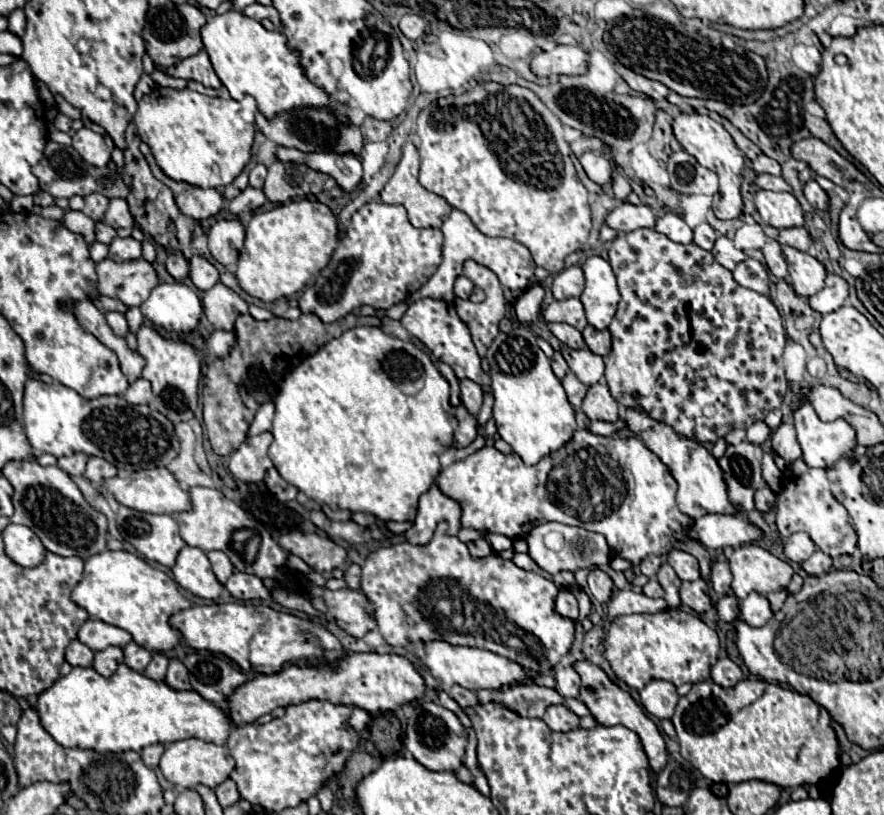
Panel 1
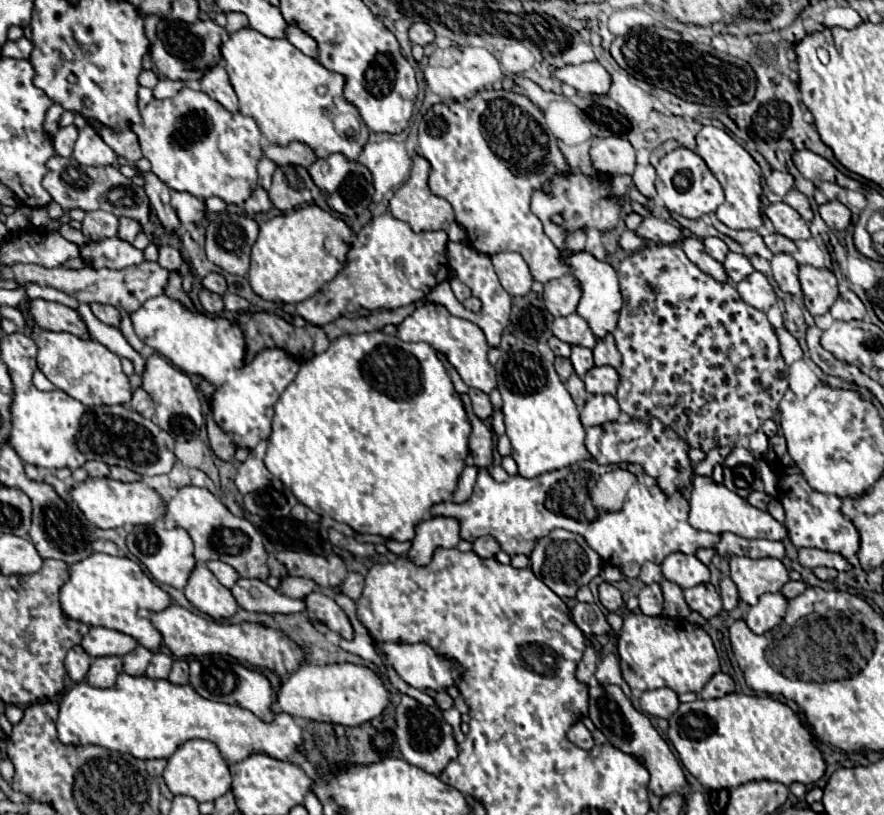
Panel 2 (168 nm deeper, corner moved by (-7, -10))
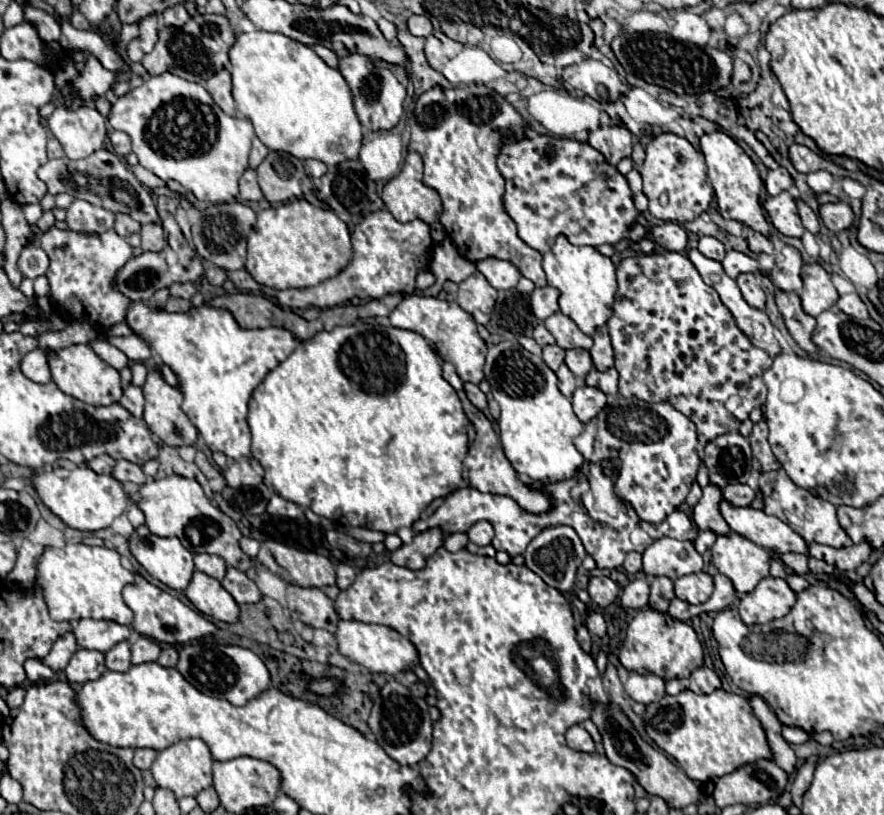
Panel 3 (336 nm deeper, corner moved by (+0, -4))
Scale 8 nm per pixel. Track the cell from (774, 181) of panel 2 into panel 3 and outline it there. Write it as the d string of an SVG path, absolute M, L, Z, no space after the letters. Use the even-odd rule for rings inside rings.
M777 167L777 169L769 171L769 175L767 175L767 179L765 179L765 187L767 187L769 195L777 195L777 193L781 193L781 191L791 189L791 187L793 187L793 179L791 179L791 175L789 175L785 169Z

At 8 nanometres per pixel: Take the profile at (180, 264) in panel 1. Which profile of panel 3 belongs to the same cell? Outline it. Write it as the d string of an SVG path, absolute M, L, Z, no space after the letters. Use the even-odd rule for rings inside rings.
M143 225L141 227L141 249L143 251L161 251L167 245L165 231L161 225Z

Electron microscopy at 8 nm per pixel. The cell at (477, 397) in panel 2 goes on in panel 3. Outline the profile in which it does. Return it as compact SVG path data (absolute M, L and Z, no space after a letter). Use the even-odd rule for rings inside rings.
M465 383L465 393L467 393L469 401L471 401L477 409L481 409L481 411L487 409L487 397L481 393L481 389L479 389L477 385L473 385L473 383Z

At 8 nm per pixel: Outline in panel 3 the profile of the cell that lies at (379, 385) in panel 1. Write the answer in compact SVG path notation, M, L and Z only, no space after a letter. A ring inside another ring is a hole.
M367 323L335 327L333 331L317 333L313 339L299 343L297 349L265 377L265 381L255 389L249 401L249 427L253 435L251 453L255 459L259 459L259 463L265 469L264 480L275 487L275 491L281 497L301 507L307 507L313 513L323 515L335 523L351 527L367 527L383 533L397 533L401 527L411 527L431 501L435 501L437 497L447 497L449 493L453 493L463 485L461 471L463 471L463 459L467 455L467 425L469 419L463 413L461 401L455 389L443 379L437 353L427 345L427 341L413 331L393 329L393 327L379 329Z

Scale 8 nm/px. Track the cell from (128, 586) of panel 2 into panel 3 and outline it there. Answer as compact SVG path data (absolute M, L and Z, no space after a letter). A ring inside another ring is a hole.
M65 545L61 549L47 547L37 565L37 583L43 587L43 597L49 607L49 613L55 621L79 621L83 617L91 619L109 619L121 625L133 623L133 611L125 605L121 591L125 585L135 581L135 573L121 565L121 555L115 549L107 547L89 547L89 545Z

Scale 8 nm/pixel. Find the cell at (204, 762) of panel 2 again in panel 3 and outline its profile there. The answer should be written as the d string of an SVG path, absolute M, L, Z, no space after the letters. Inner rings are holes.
M183 739L163 751L159 751L157 759L151 765L151 773L157 781L159 787L171 789L179 799L181 797L197 797L203 789L213 785L213 775L211 775L211 765L213 757L205 741L201 739Z

